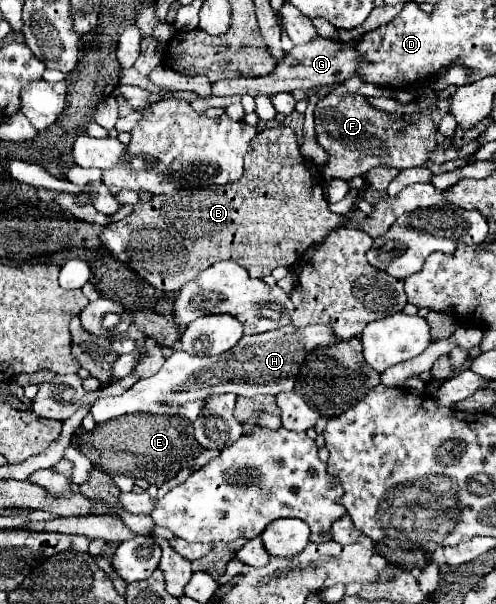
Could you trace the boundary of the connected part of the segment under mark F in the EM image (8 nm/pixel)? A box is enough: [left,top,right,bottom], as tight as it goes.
[315,85,437,179]

